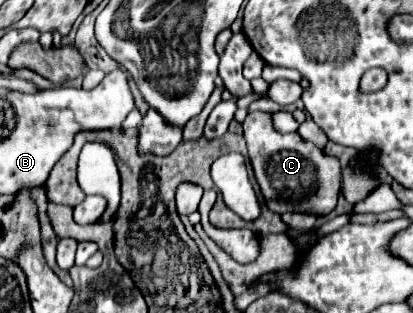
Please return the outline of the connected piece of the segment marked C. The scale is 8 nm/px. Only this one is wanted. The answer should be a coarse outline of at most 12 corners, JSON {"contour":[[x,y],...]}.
{"contour":[[269,112],[243,134],[273,212],[327,214],[341,190],[337,158]]}

